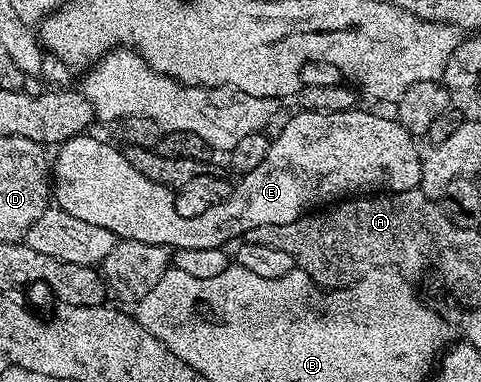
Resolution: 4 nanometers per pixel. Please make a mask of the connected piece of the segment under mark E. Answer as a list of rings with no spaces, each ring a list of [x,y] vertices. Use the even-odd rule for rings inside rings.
[[[362,109],[331,114],[311,110],[295,113],[284,130],[272,138],[264,161],[252,168],[252,172],[241,175],[238,183],[233,183],[230,195],[222,198],[220,204],[212,204],[212,208],[200,216],[180,216],[174,203],[175,191],[169,186],[144,180],[144,176],[140,176],[140,172],[128,164],[125,153],[117,145],[109,146],[93,138],[90,132],[78,134],[57,147],[58,159],[52,162],[52,194],[57,209],[69,212],[71,216],[77,216],[88,224],[108,228],[108,232],[120,240],[140,240],[144,244],[156,244],[176,251],[225,247],[226,242],[233,238],[241,239],[252,232],[252,228],[264,228],[264,224],[292,224],[305,214],[351,196],[370,196],[375,192],[395,194],[419,189],[422,184],[423,155],[418,154],[414,147],[415,135],[408,133],[393,117],[381,118],[378,114],[369,114]]]

